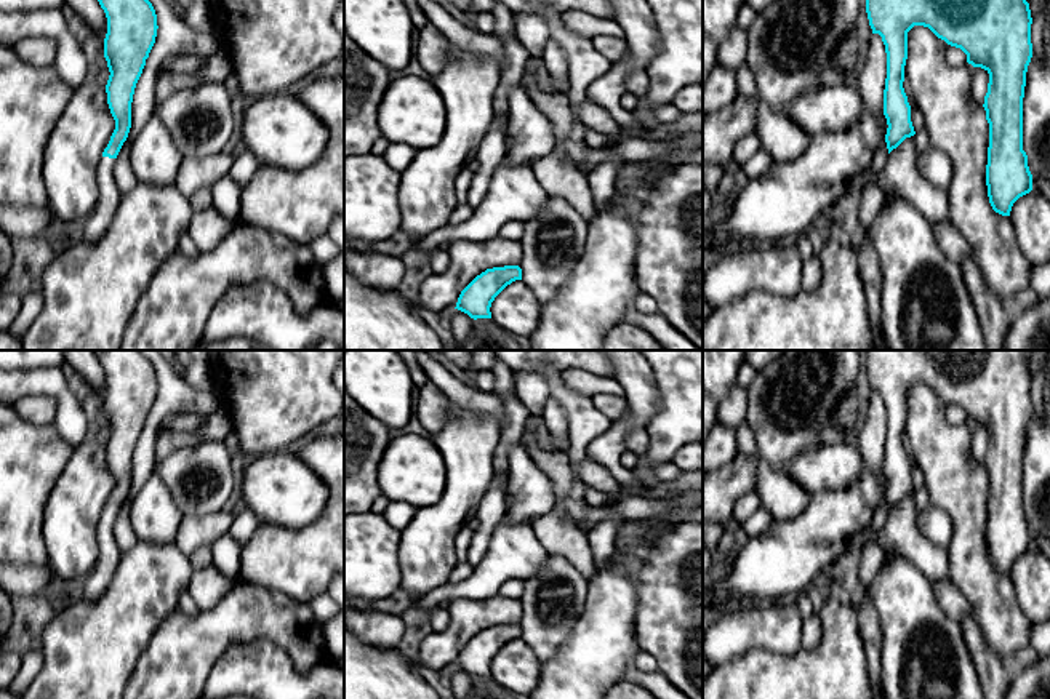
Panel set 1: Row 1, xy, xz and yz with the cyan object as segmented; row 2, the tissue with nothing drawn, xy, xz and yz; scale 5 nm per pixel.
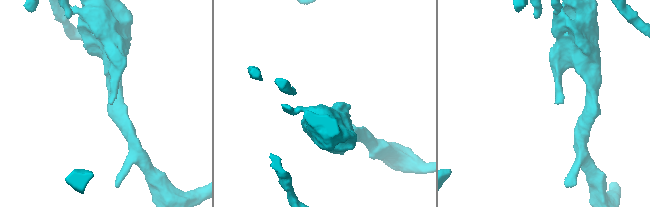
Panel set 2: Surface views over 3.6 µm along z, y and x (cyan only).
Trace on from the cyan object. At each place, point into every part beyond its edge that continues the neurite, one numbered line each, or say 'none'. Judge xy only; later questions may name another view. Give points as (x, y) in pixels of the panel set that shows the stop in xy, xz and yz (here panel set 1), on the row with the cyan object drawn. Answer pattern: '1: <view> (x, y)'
1: xy (96, 224)

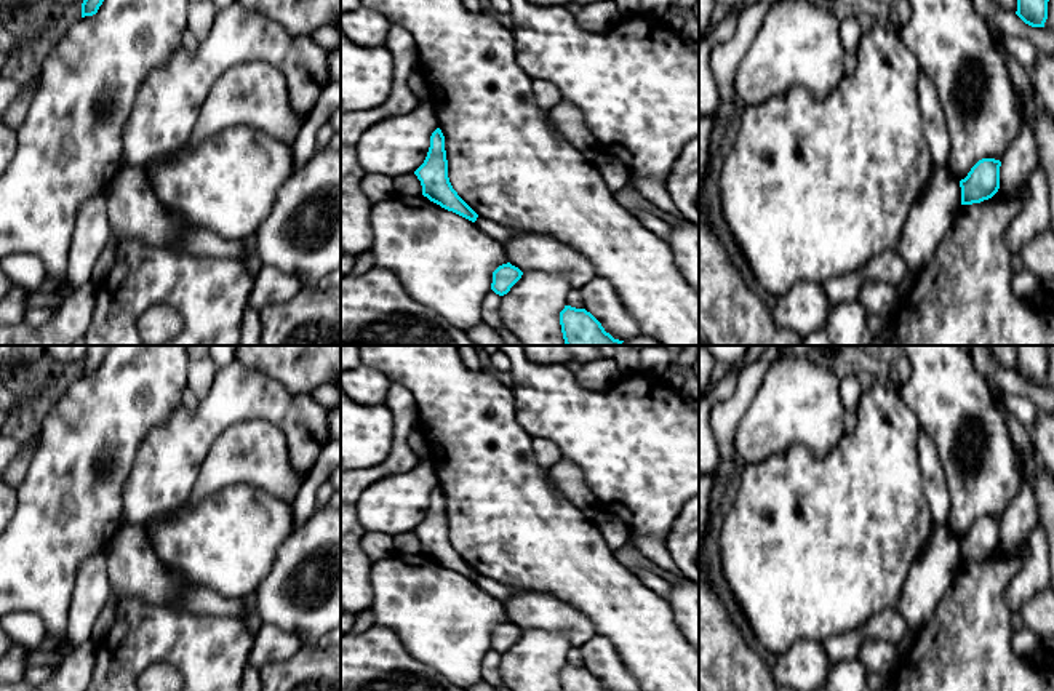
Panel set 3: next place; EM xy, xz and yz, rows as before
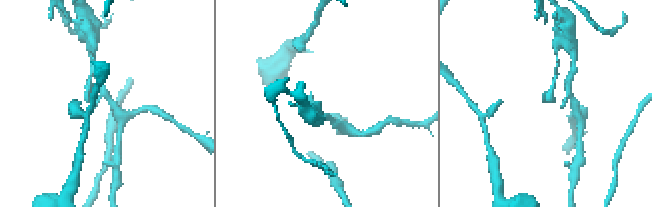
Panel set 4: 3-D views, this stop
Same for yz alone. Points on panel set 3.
none

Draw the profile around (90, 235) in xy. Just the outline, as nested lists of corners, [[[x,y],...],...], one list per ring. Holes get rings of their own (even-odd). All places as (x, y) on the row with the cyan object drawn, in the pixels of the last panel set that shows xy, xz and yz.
[[[101,194],[91,197],[78,211],[64,274],[66,285],[75,290],[91,282],[91,272],[107,238],[106,194]]]

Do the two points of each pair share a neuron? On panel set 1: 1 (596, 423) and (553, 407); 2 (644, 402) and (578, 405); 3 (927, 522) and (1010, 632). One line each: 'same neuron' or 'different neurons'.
1: different neurons
2: different neurons
3: different neurons

